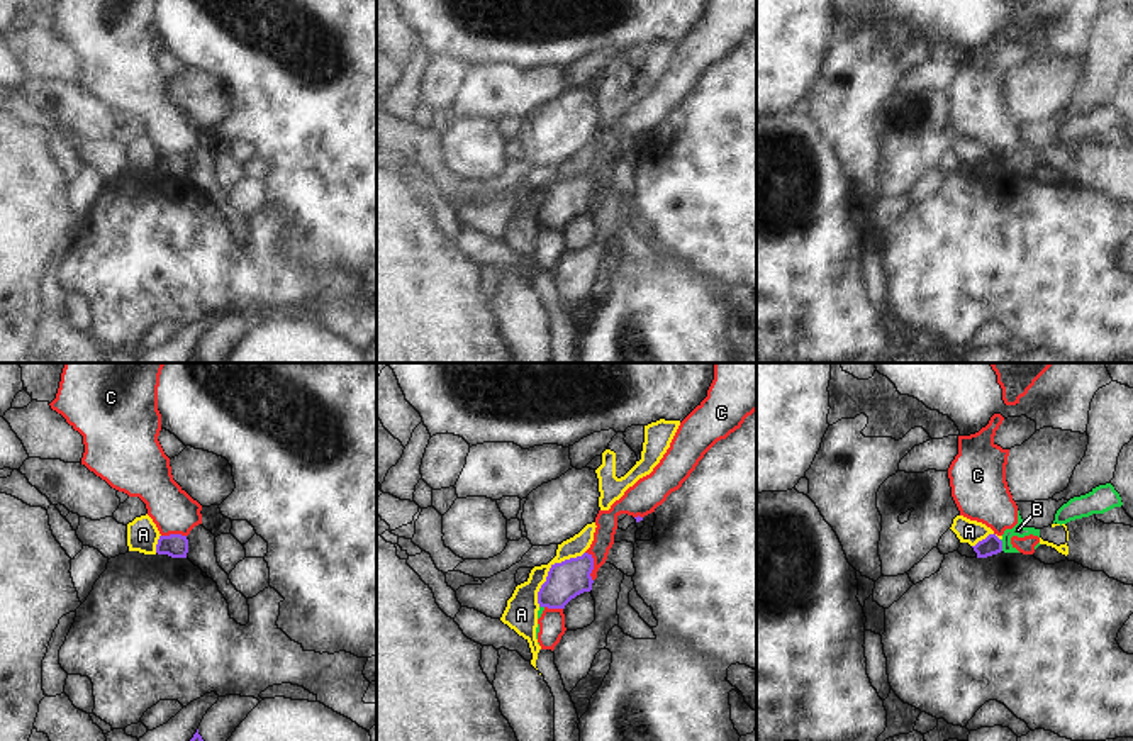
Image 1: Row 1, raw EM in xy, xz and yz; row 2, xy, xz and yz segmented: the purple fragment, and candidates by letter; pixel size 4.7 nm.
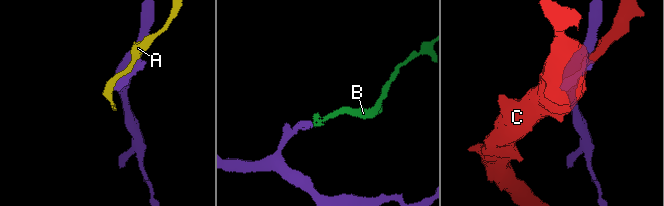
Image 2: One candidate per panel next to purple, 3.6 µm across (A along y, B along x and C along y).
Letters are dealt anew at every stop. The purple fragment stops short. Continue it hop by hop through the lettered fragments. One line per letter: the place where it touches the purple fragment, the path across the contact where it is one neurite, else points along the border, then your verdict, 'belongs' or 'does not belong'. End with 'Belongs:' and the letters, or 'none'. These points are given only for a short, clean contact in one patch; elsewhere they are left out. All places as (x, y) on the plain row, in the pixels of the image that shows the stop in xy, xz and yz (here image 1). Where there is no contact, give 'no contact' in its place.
A: xz (550, 190) | along xz (584, 172), (557, 182), (550, 189), (538, 212), (538, 226) | does not belong
B: yz (1001, 165) | along yz (999, 160), (1003, 170) | does not belong
C: xz (592, 187) | does not belong
Belongs: none

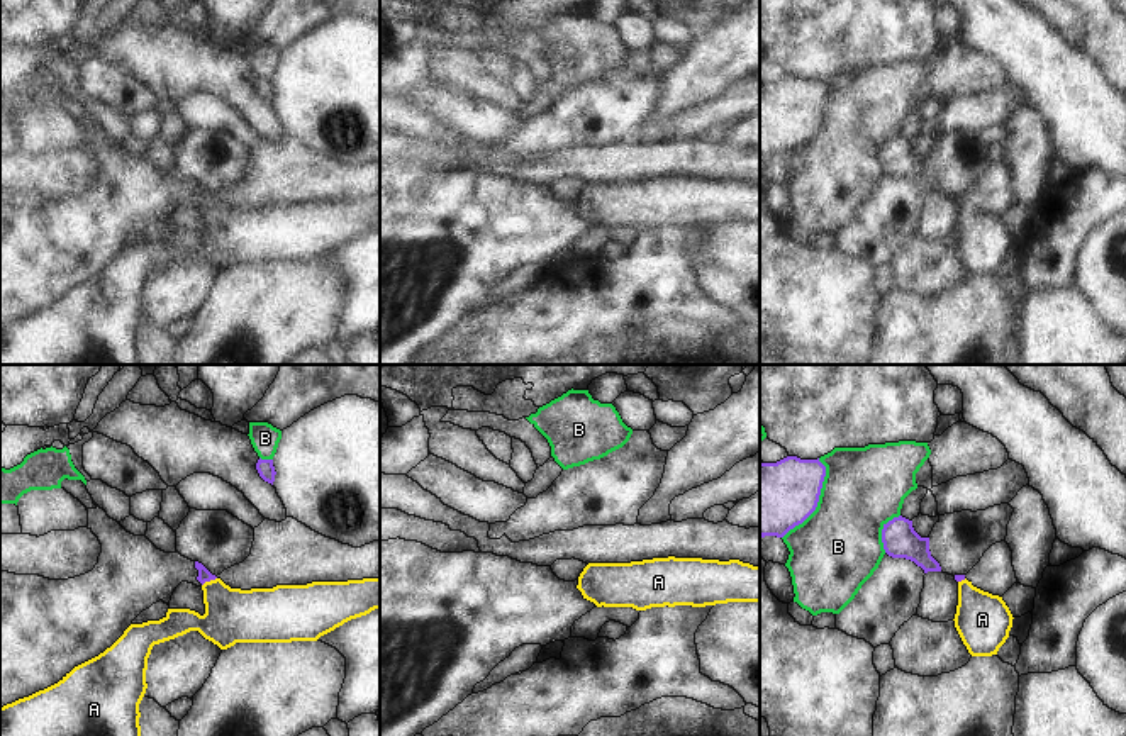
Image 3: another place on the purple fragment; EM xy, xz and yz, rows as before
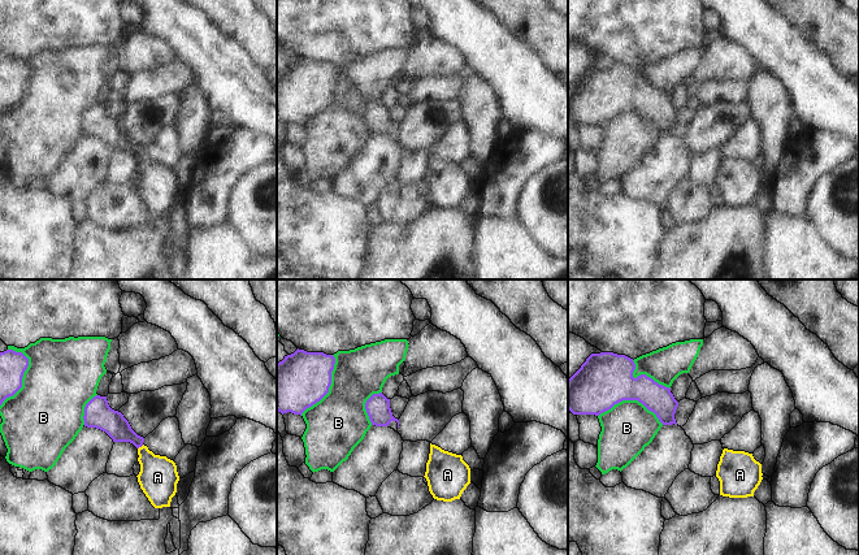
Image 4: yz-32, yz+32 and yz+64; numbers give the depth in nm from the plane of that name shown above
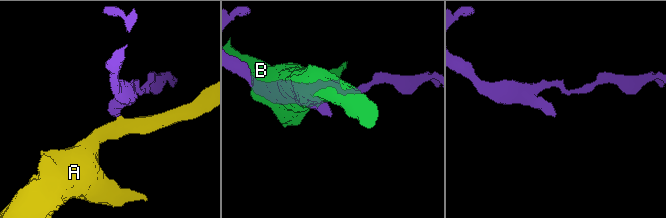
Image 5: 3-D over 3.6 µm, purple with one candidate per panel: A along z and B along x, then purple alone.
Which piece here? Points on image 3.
A: xy (209, 200) | across xy (204, 195), (209, 200), (231, 236) | belongs
B: yz (818, 121) | does not belong
Belongs: A

